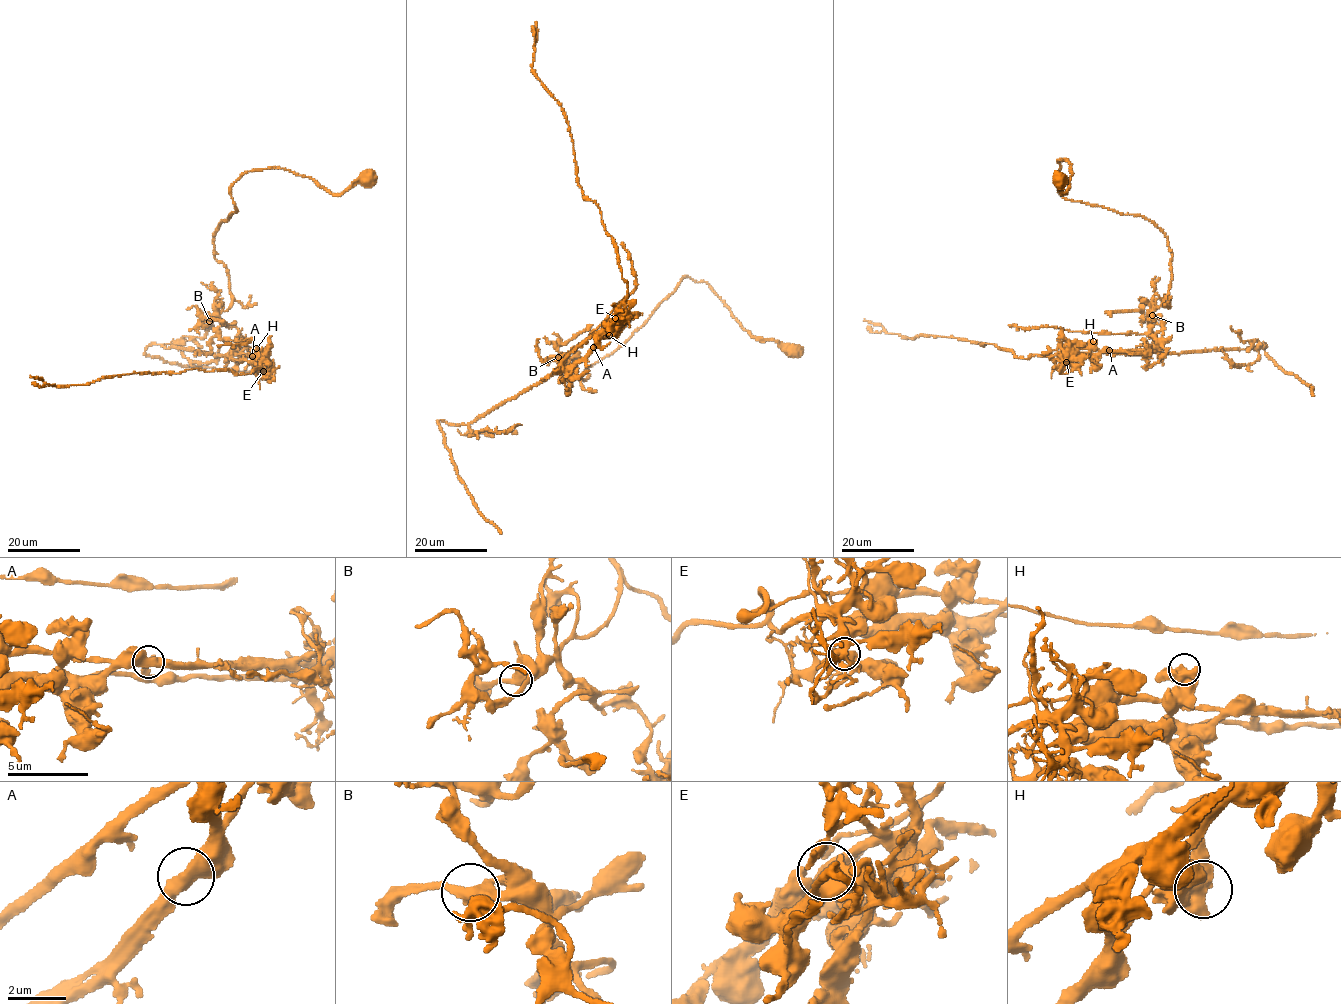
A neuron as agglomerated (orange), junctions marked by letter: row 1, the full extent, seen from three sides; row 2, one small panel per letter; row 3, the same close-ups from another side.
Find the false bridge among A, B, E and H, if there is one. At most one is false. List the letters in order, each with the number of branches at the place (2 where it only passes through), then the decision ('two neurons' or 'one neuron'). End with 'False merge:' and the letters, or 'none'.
A: 2 | two neurons
B: 2 | one neuron
E: 2 | one neuron
H: 2 | one neuron
False merge: A

